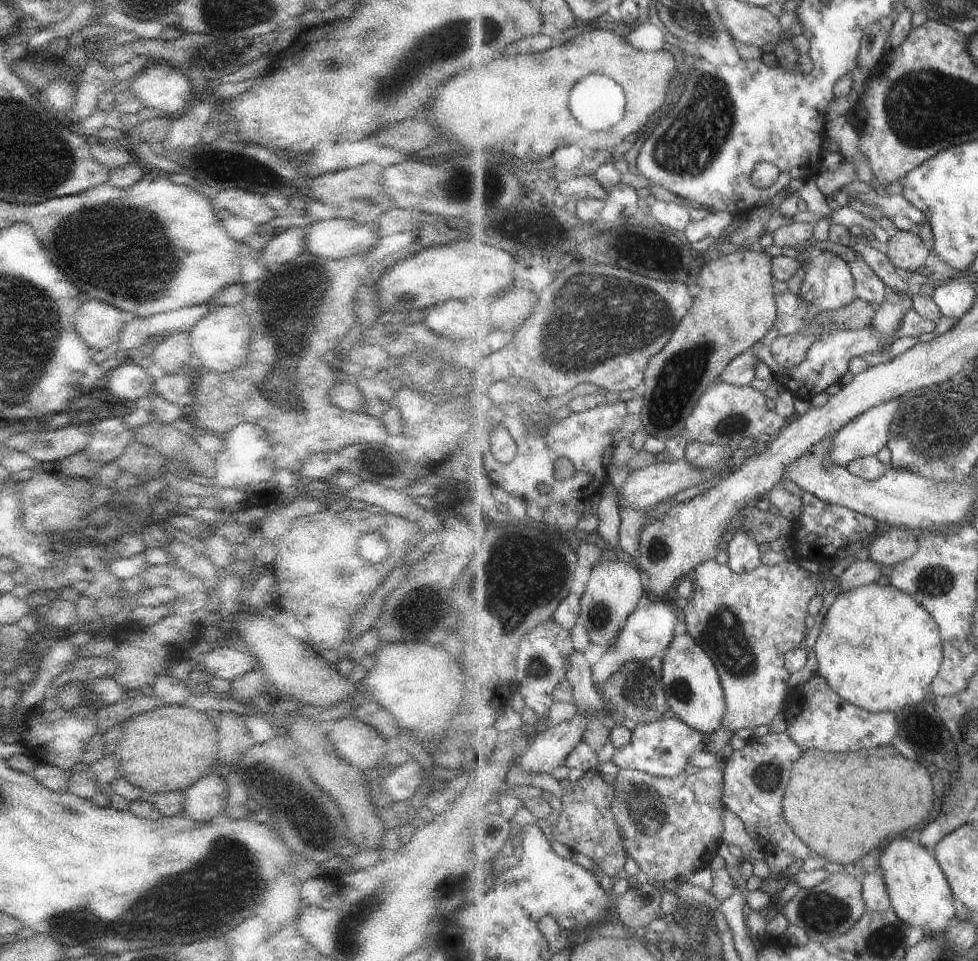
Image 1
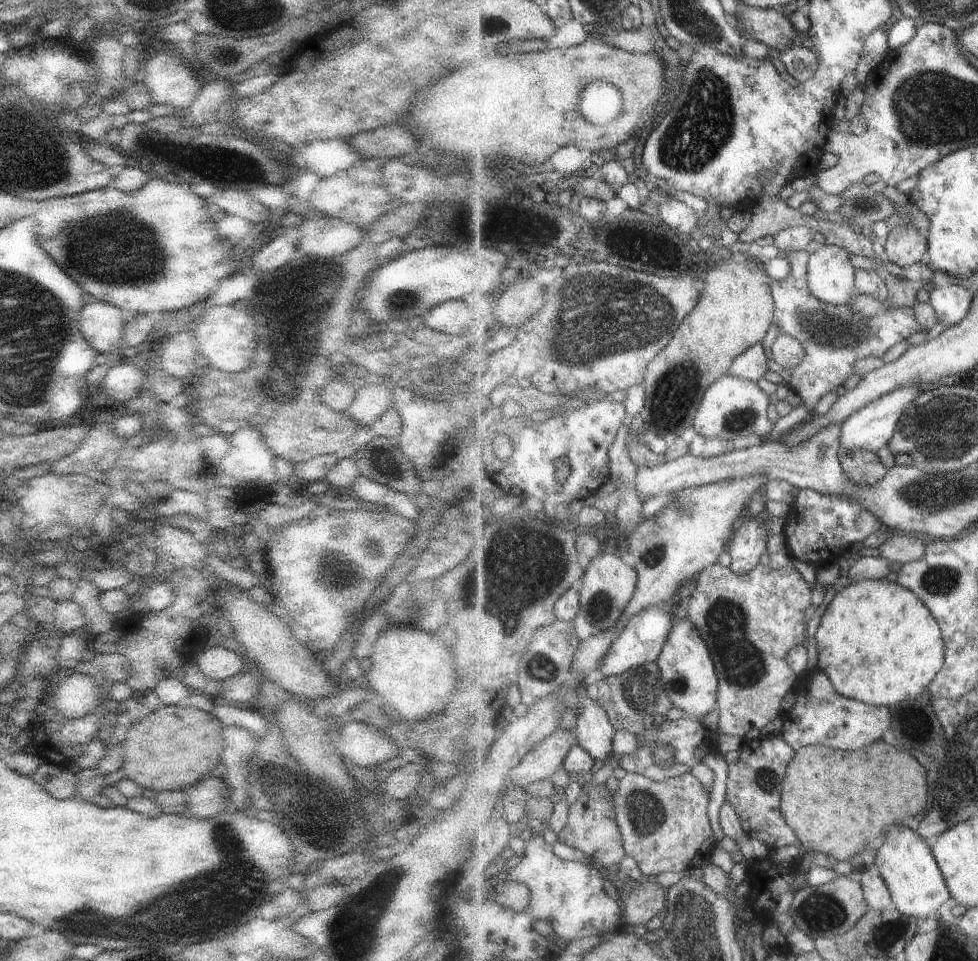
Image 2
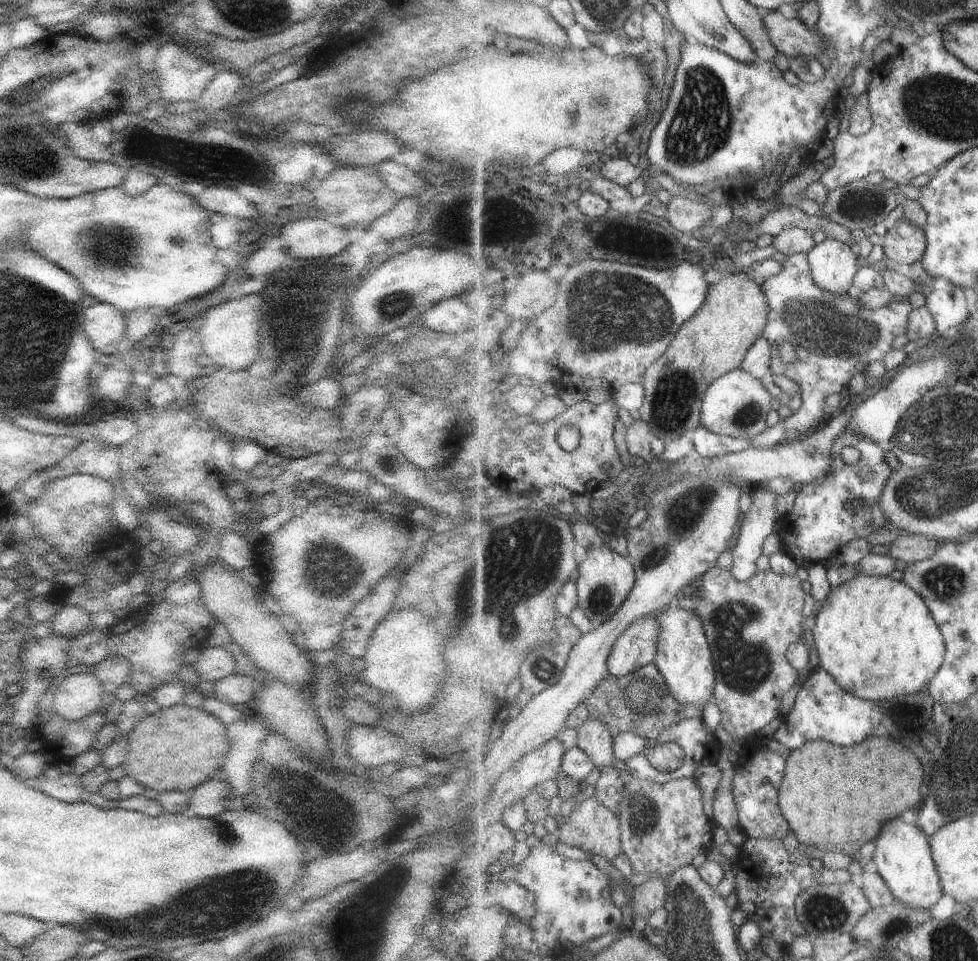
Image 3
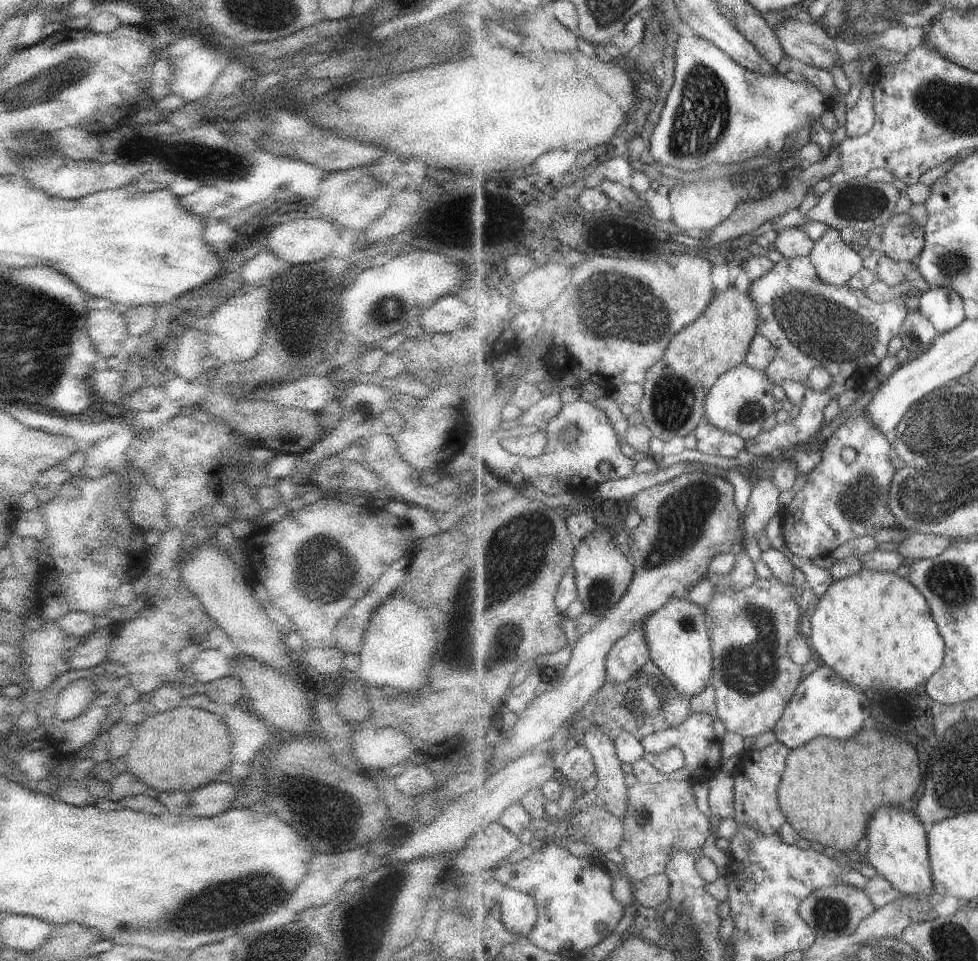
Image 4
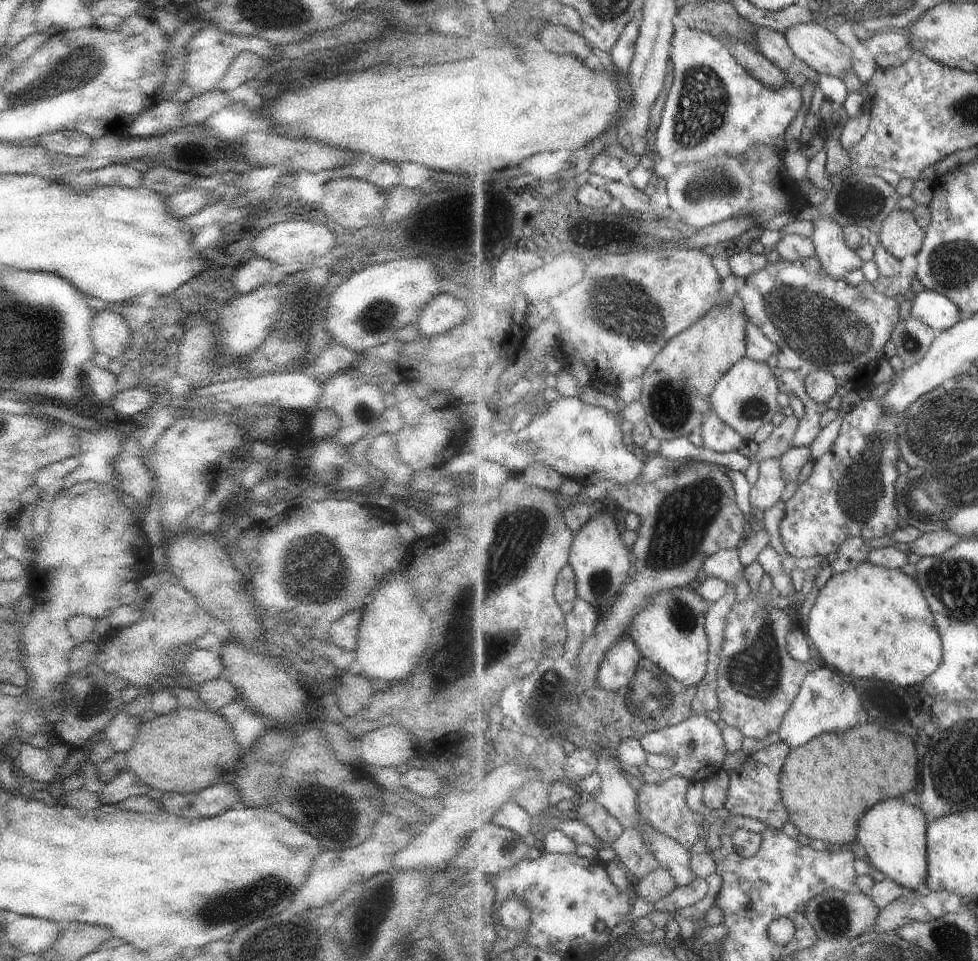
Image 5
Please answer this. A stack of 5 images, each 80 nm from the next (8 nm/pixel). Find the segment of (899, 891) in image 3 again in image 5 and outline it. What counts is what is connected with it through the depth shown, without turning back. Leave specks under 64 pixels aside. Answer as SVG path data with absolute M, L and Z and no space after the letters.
M893 798L887 802L879 802L871 814L863 816L863 822L859 826L859 842L865 846L866 861L880 870L887 878L893 879L900 885L909 887L910 890L925 886L928 871L928 848L926 834L931 822L928 820L926 812L913 804L907 804L905 798Z

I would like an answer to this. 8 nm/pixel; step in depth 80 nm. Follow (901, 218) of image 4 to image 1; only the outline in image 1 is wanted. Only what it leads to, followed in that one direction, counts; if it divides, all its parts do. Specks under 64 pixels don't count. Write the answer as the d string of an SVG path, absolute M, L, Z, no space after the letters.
M898 229L884 246L891 262L908 272L923 269L931 248L912 231Z

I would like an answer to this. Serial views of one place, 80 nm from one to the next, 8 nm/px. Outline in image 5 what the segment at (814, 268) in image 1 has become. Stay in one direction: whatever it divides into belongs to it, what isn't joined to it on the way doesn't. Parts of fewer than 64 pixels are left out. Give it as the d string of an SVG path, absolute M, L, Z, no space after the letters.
M827 214L815 219L813 224L811 238L814 240L817 258L827 274L844 279L847 272L863 266L857 252L845 244L844 226Z

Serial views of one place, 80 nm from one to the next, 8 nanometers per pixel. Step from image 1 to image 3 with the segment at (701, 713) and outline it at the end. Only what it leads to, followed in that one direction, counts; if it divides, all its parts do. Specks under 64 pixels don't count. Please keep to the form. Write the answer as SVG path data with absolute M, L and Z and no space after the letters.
M672 603L658 613L658 623L658 647L654 663L666 678L670 693L682 706L694 704L703 707L713 701L717 670L703 619L693 609L680 608Z

